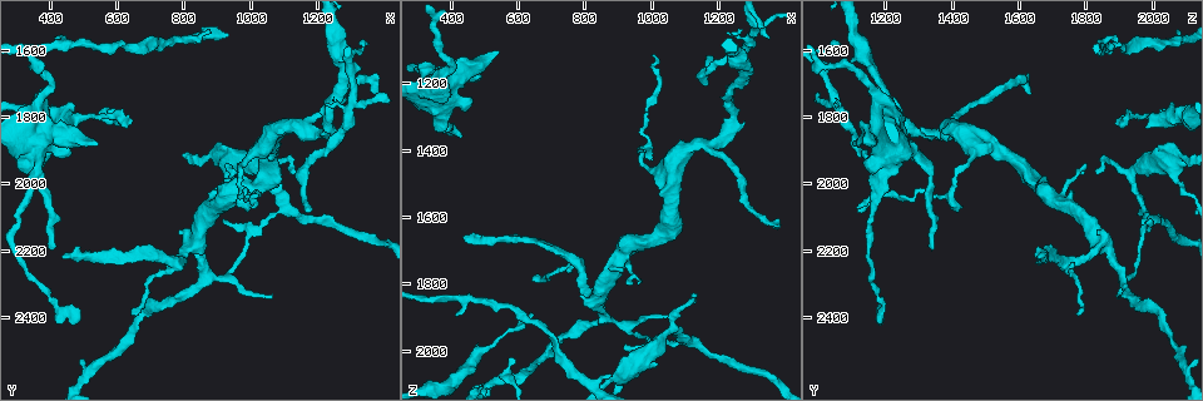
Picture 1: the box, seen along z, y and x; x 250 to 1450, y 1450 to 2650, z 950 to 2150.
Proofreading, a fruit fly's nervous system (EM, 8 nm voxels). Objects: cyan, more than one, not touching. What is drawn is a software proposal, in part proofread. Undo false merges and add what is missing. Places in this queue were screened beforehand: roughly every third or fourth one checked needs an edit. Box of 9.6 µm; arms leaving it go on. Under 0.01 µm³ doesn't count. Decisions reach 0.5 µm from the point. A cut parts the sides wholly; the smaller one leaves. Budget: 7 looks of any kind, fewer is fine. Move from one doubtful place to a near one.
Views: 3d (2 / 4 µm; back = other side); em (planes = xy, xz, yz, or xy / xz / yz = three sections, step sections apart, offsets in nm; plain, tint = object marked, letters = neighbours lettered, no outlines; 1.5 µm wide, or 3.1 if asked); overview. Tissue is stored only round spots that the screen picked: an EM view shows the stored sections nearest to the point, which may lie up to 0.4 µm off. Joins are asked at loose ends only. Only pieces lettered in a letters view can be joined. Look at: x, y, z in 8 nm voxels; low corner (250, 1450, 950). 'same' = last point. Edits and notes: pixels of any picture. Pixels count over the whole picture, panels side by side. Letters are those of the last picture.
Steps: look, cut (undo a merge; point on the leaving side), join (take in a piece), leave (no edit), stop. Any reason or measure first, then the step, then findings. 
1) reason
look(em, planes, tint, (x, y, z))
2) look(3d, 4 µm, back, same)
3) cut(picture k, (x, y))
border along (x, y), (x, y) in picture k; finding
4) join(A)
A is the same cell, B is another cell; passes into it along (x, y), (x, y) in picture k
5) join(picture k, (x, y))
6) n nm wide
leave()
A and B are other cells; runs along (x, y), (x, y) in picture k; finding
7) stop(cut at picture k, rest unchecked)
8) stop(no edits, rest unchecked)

branch stops here
look(em, xy, step 4, tint, (540, 1880, 1100))

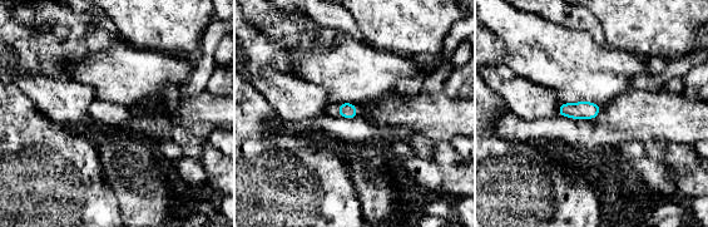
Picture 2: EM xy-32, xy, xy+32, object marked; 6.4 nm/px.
cut it another way
look(em, planes, letters, same)

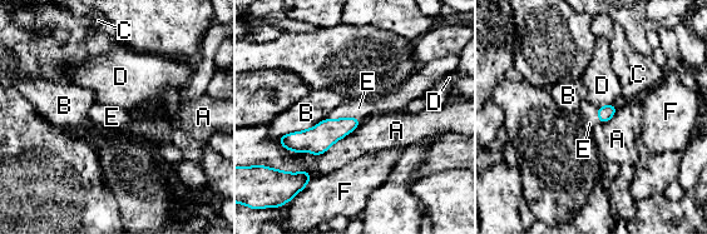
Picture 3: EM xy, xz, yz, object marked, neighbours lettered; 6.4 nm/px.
join(E)
E is the same cell, A, B, C, D and F are other cells; passes into it along (319, 139), (345, 118), (359, 108) in picture 3; it goes on there

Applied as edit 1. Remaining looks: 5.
look(overview)

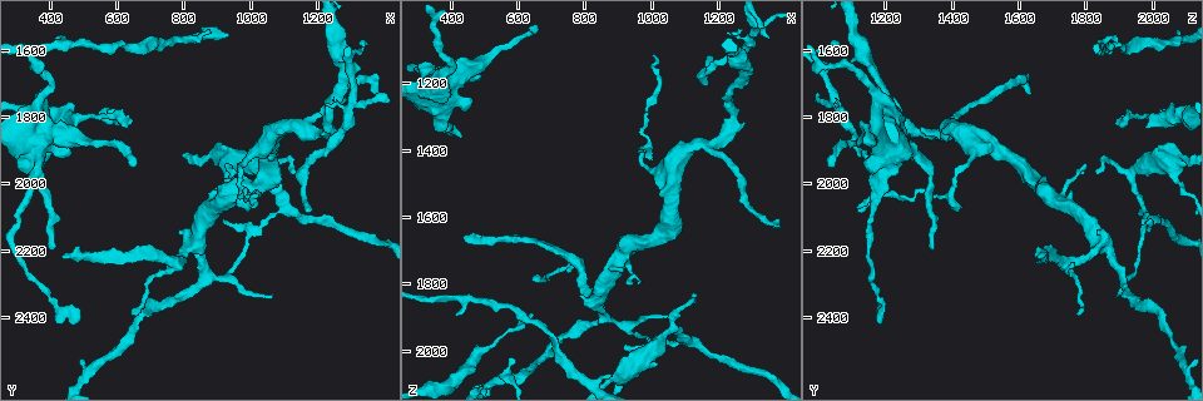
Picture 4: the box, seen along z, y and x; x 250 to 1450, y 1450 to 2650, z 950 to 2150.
tapers out
look(3d, 2 µm, (650, 1810, 1890))

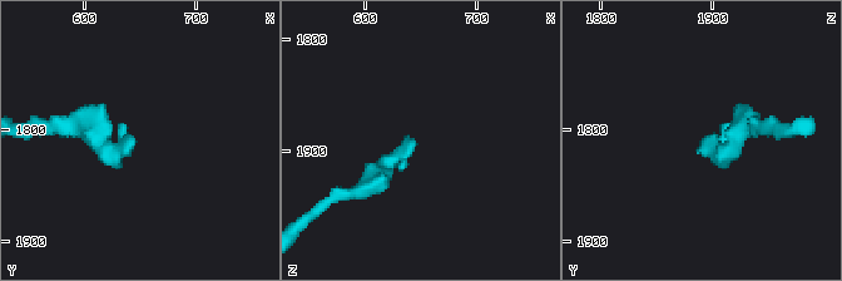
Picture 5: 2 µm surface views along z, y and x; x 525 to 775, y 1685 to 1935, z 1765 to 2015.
look(em, planes, letters, (644, 1806, 1896))

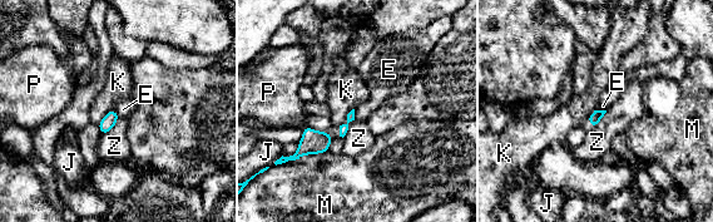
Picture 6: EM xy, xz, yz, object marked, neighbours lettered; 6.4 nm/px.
leave()
E, J, K, M, P and Z are other cells; border along (353, 109), (355, 119) in picture 6; none of them fits

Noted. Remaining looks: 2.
end of a long branch
look(em, xz, step 8, tint, (1370, 1730, 1640))

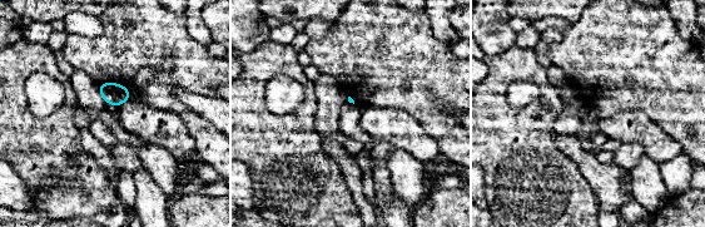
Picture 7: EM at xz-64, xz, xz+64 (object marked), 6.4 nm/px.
look(em, planes, letters, same)

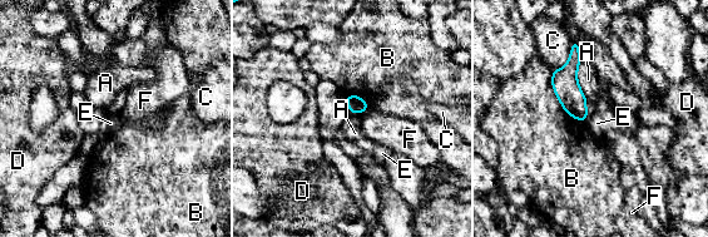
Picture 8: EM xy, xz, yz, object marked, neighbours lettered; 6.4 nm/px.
leave()
A, B, C, D, E and F are other cells; border along (588, 117), (584, 121) in picture 8; no lettered piece goes on from it

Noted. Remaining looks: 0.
stop(join at picture 3, rest unchecked)

